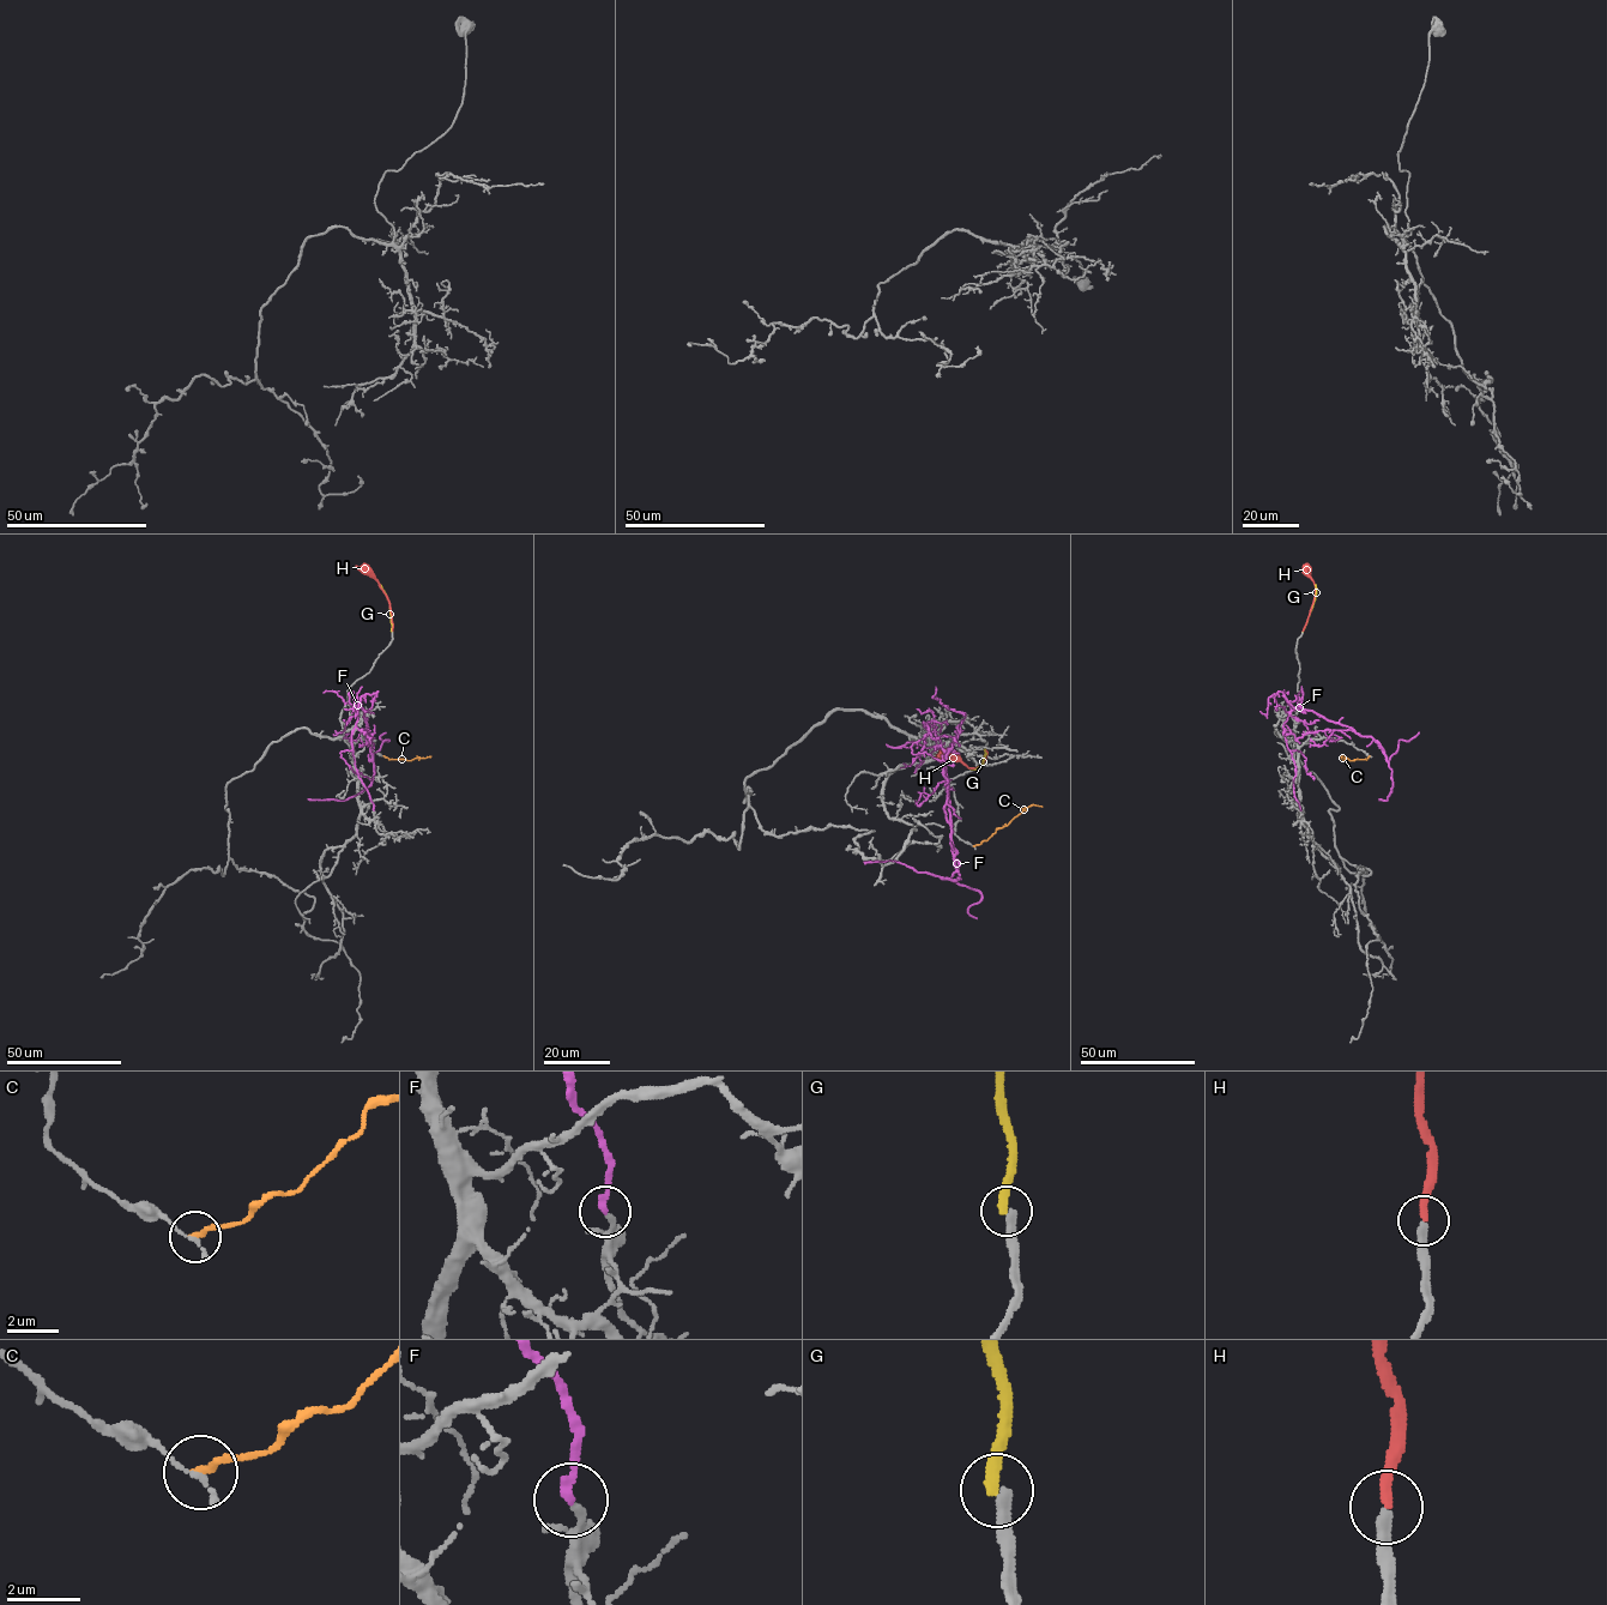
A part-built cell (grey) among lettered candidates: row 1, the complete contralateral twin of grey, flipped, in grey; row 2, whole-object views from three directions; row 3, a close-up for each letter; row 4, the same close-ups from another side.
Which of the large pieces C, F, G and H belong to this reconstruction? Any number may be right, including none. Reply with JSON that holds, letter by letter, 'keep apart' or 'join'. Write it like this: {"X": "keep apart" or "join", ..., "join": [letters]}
{"C": "keep apart", "F": "keep apart", "G": "keep apart", "H": "join", "join": ["H"]}

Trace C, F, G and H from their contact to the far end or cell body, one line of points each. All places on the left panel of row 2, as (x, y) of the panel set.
C: (384, 755), (408, 760), (430, 758)
F: (373, 810), (356, 768), (351, 744), (361, 707), (370, 741), (372, 783), (343, 801), (308, 798)
G: (392, 631), (391, 608), (380, 584)
H: (392, 631), (386, 595), (374, 578), (355, 566)

